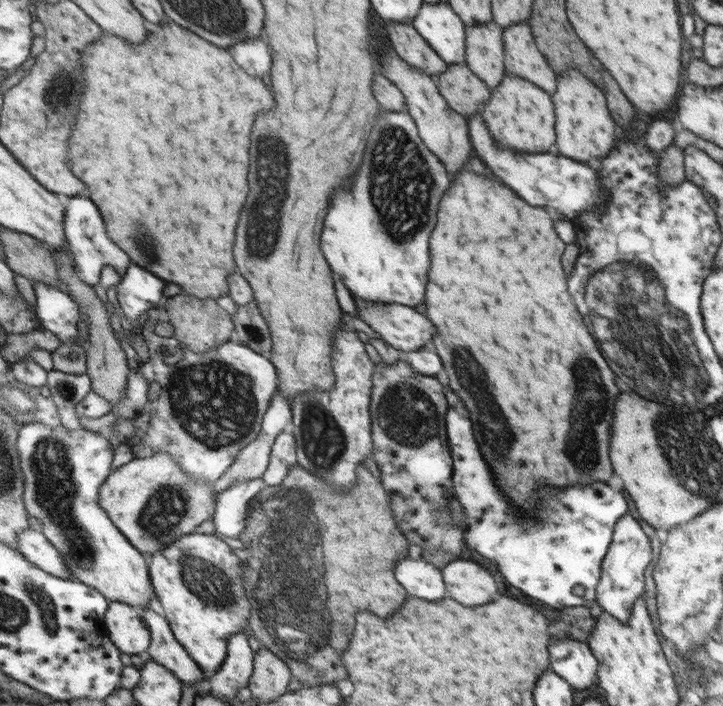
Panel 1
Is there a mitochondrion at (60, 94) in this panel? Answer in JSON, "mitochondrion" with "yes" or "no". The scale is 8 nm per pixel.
{"mitochondrion":"yes"}

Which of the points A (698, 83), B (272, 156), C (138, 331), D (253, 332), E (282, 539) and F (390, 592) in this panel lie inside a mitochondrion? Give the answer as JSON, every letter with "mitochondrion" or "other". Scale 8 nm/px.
{"A":"other","B":"mitochondrion","C":"other","D":"mitochondrion","E":"mitochondrion","F":"other"}

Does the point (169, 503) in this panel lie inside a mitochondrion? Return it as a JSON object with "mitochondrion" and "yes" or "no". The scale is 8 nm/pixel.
{"mitochondrion":"yes"}

